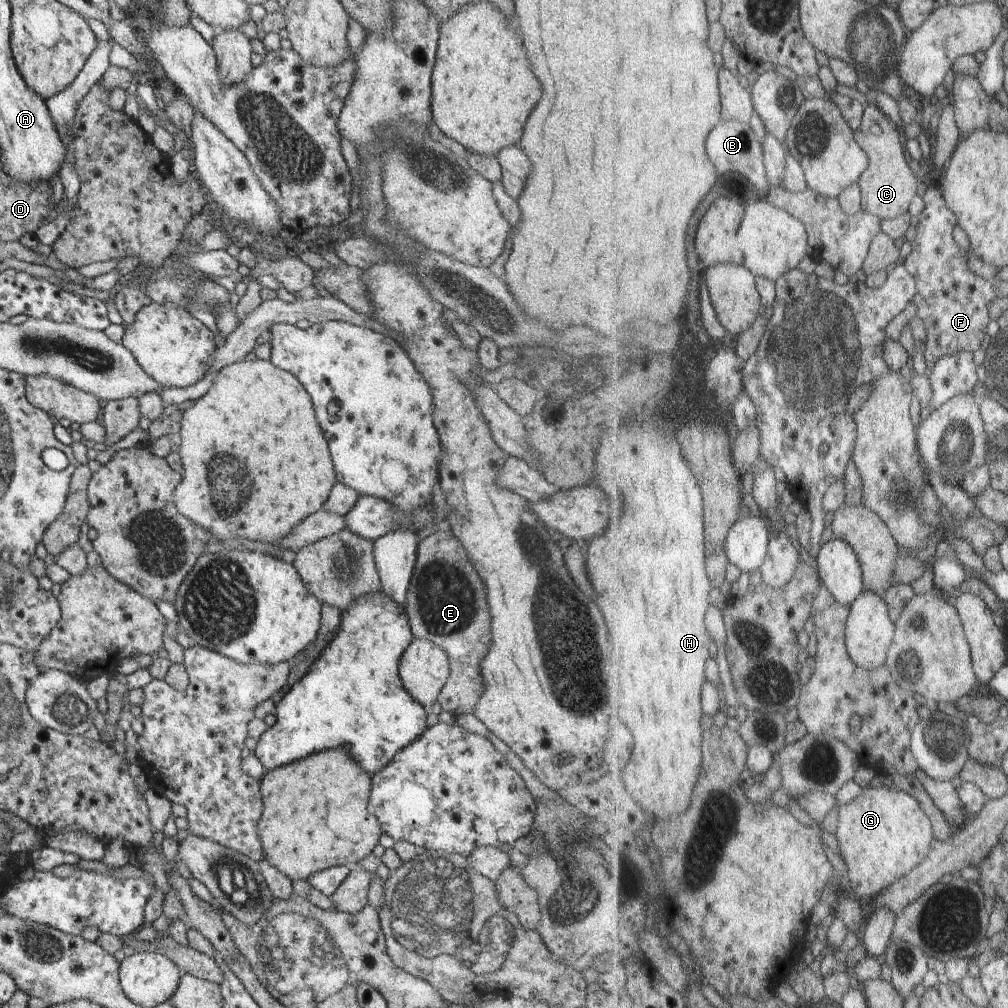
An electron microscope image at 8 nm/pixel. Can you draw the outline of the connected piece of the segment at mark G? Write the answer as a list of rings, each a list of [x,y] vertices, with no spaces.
[[[867,785],[853,801],[840,806],[841,821],[836,835],[848,864],[849,876],[858,896],[877,898],[928,858],[936,840],[934,824],[920,800],[891,787]]]

